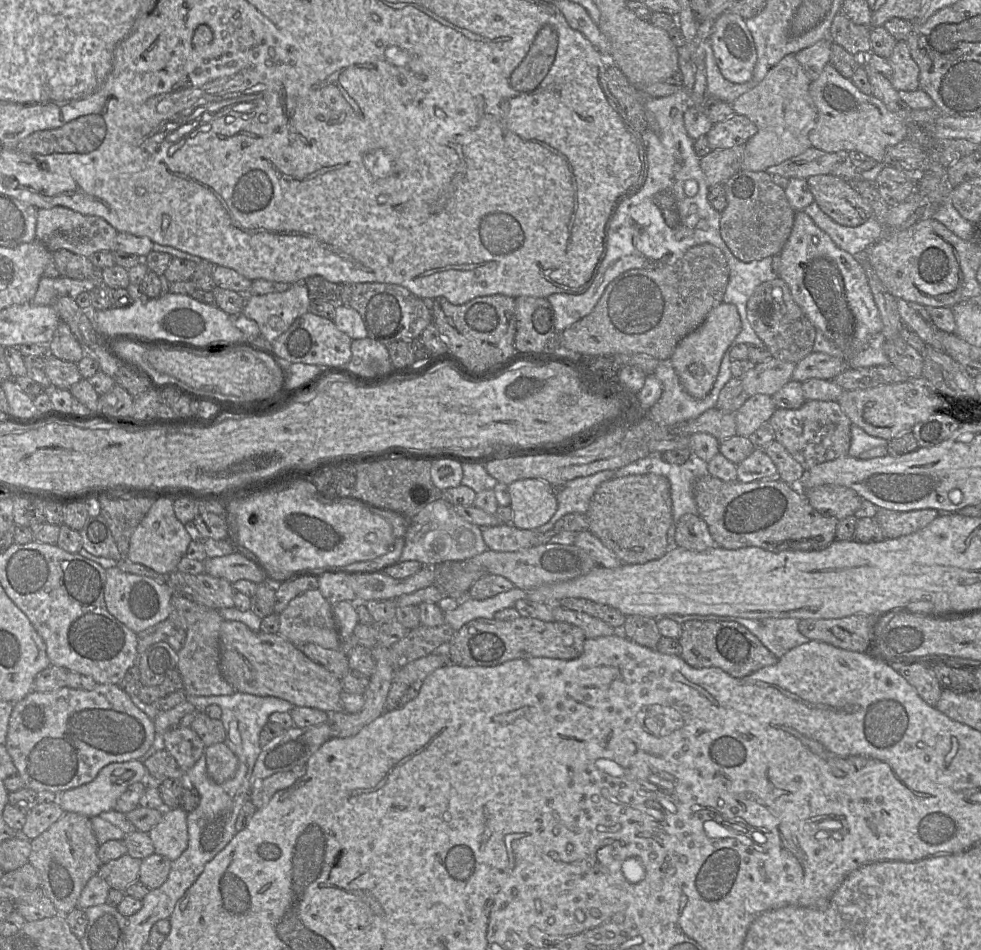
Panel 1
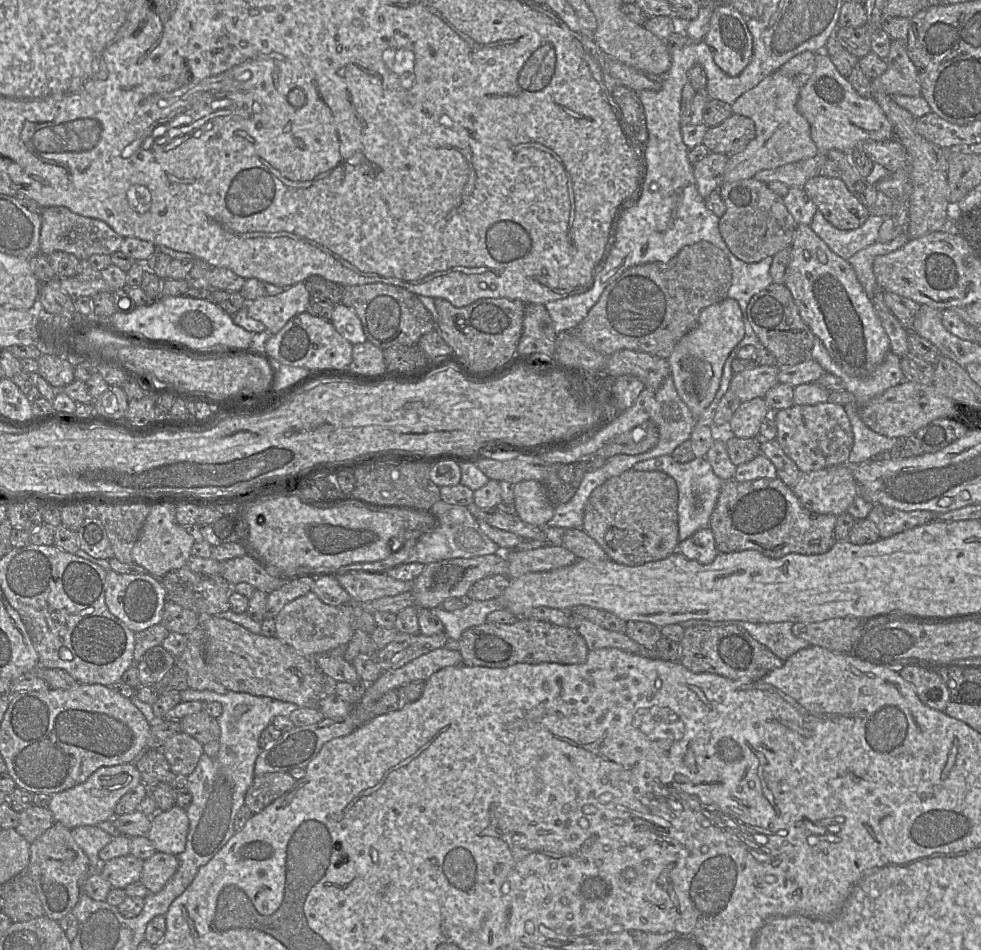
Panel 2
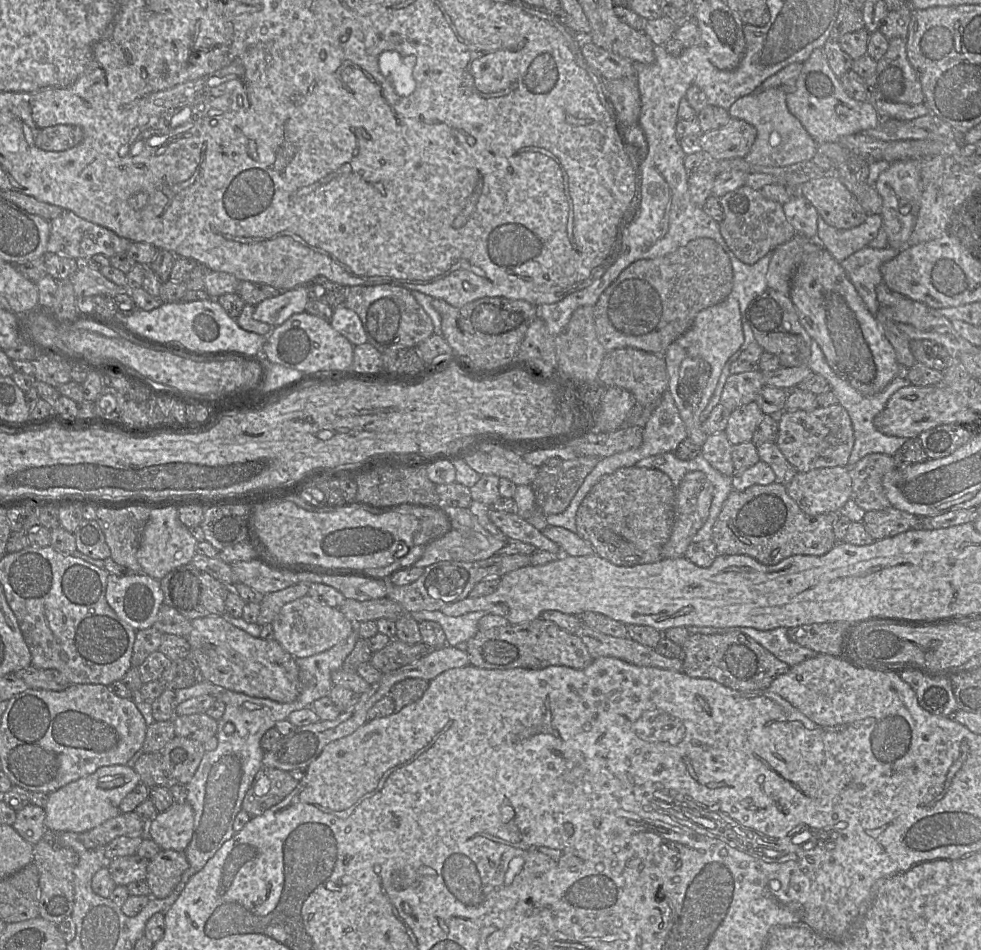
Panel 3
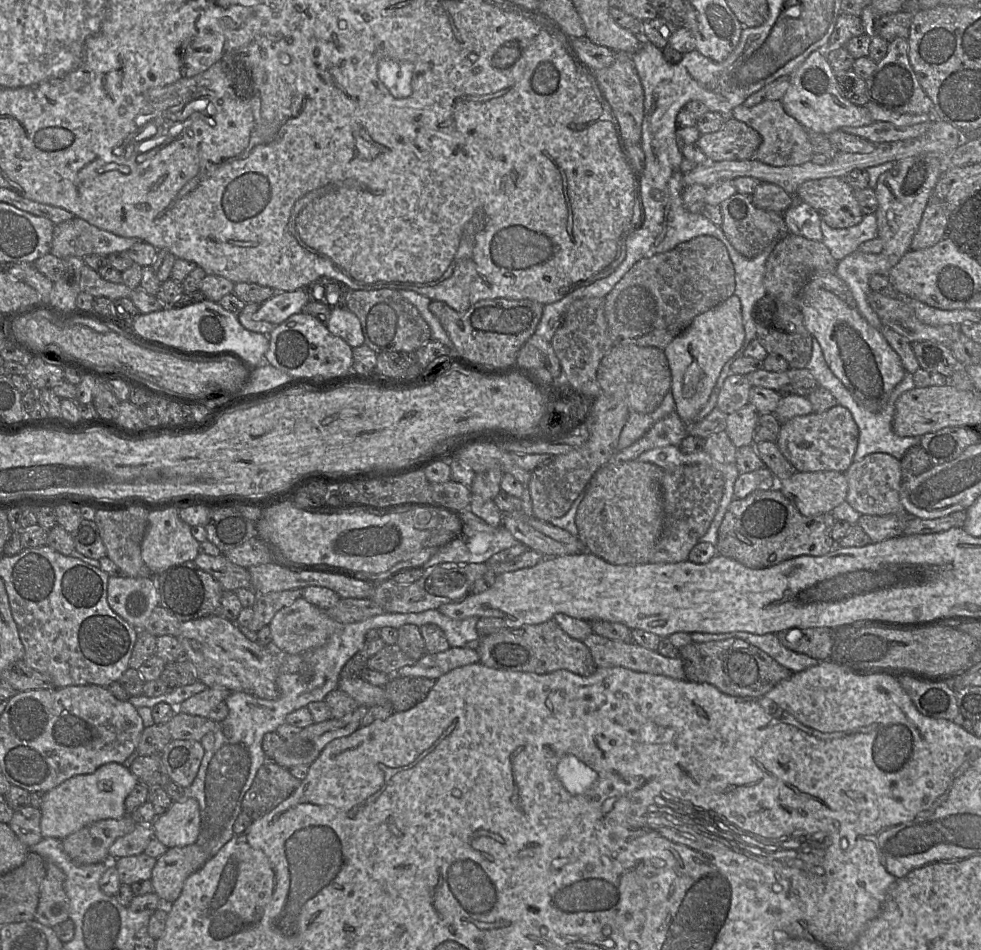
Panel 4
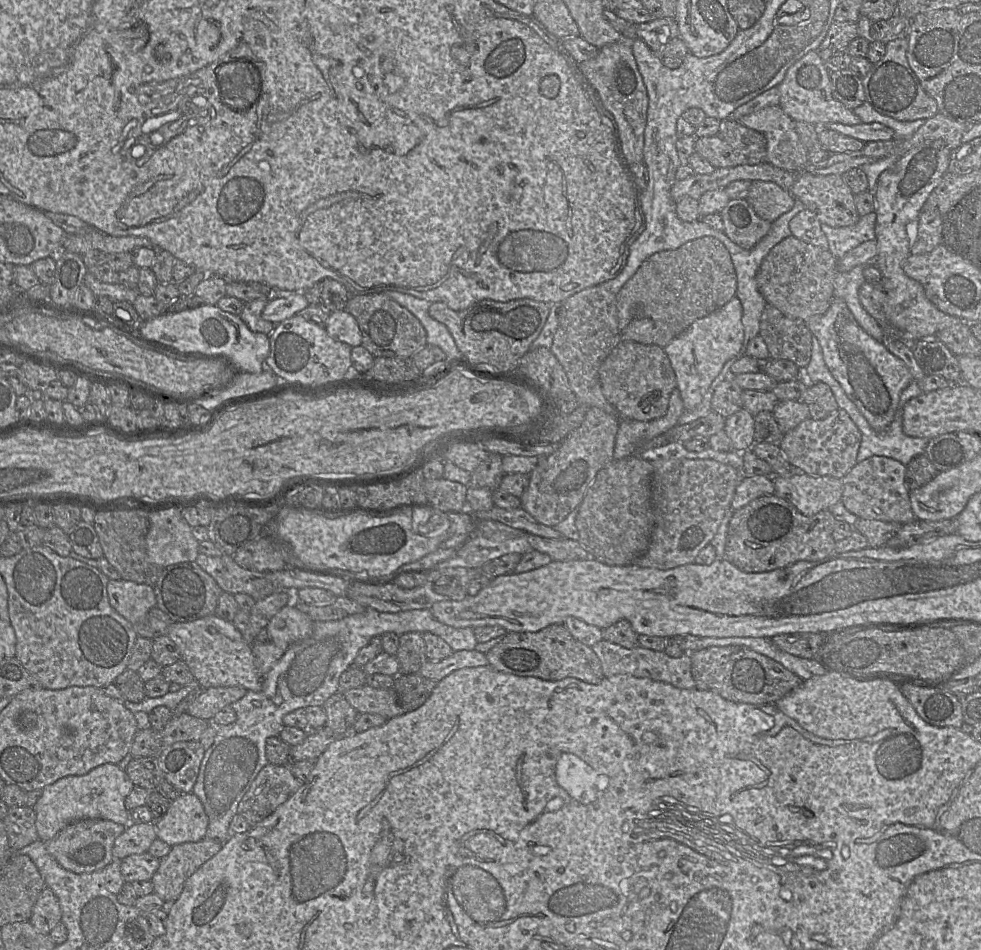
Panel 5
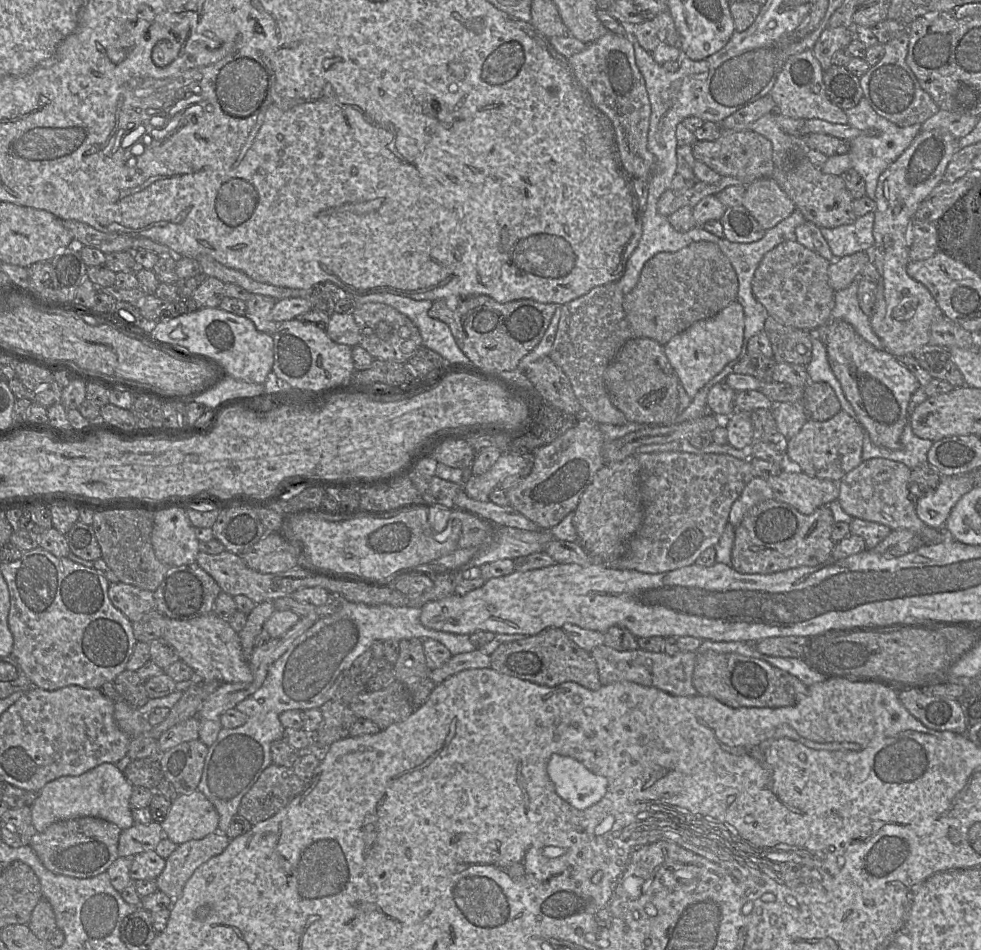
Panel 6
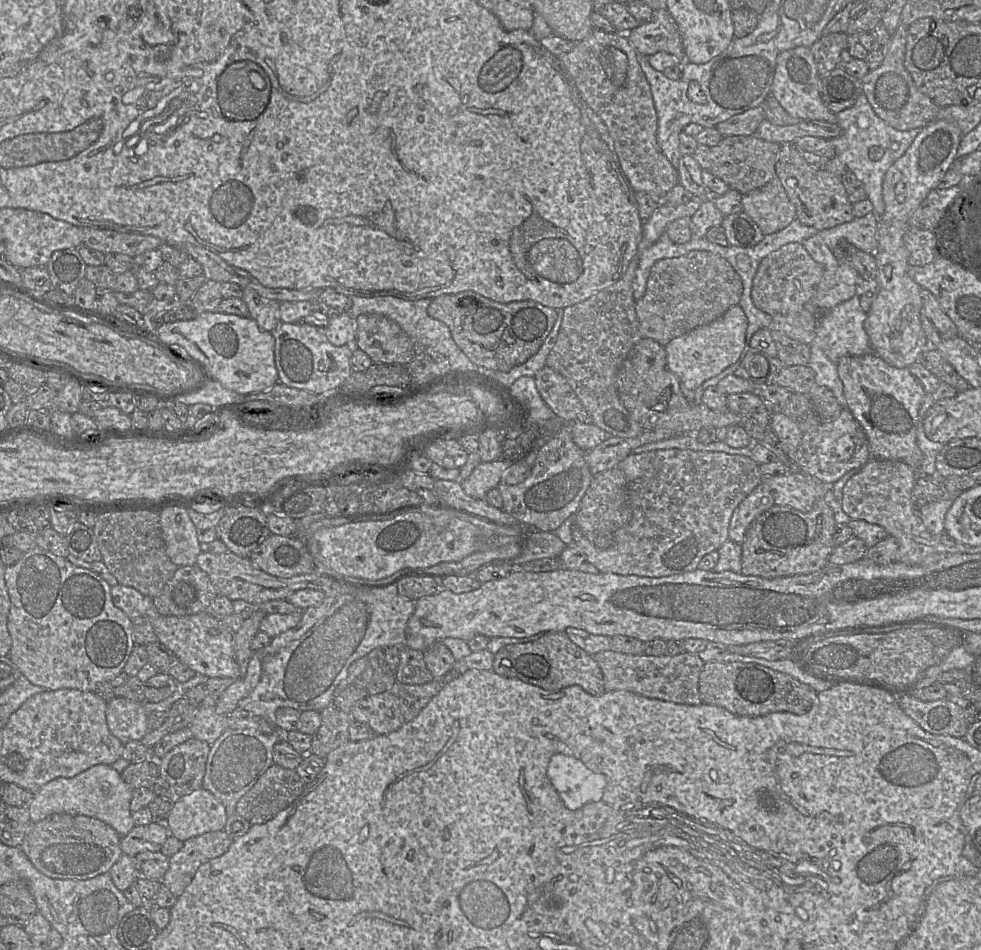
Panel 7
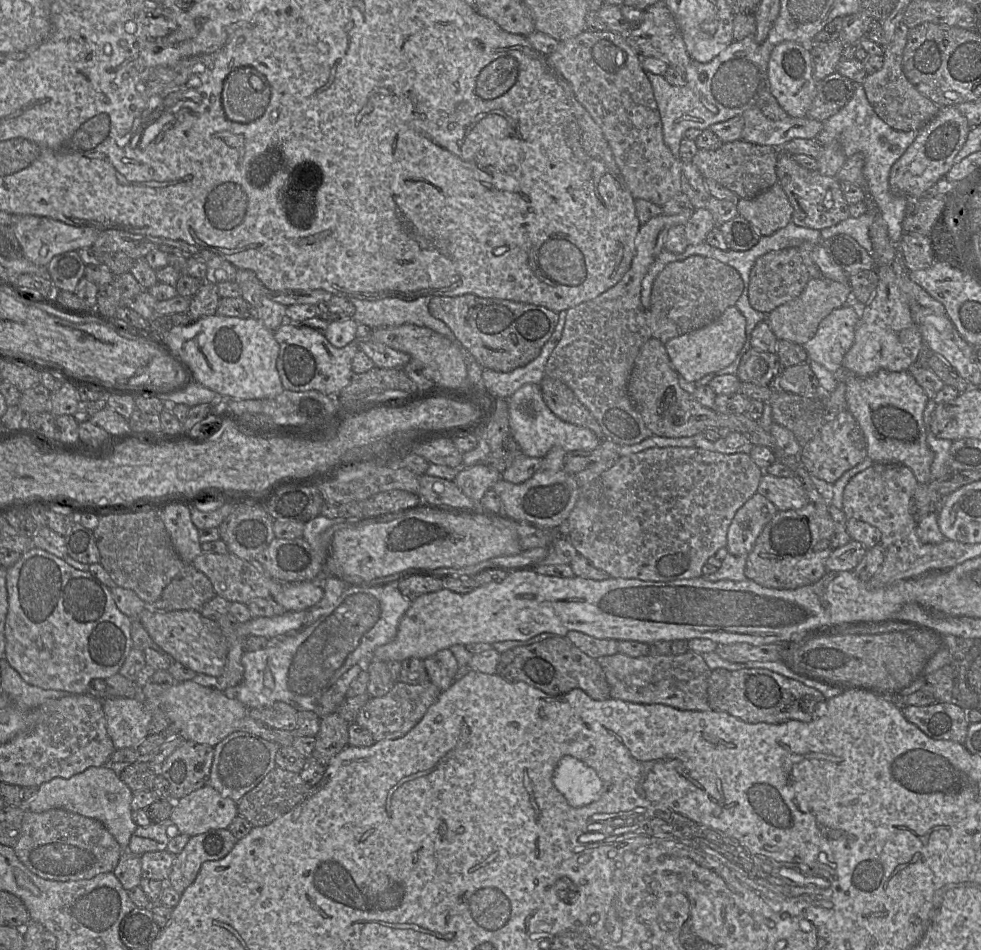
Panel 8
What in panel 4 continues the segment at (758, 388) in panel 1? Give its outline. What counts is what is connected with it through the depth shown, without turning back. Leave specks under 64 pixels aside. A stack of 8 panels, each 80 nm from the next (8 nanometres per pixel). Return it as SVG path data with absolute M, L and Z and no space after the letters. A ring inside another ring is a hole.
M730 374L720 389L716 407L730 414L749 403L751 384L746 375Z

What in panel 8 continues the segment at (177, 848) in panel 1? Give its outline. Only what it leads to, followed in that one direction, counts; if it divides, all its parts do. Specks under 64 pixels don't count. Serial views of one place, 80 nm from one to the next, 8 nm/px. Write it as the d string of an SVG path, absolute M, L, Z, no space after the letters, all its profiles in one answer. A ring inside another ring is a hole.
M206 784L174 801L169 819L178 834L196 836L210 830L227 829L237 815L237 803Z

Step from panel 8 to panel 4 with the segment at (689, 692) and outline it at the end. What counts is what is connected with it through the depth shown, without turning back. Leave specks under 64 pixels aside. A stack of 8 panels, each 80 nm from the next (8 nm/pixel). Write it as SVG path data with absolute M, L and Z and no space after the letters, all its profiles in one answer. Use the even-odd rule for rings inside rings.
M592 633L583 643L589 648L597 667L624 667L637 672L687 680L680 657L668 658L635 642L611 640Z

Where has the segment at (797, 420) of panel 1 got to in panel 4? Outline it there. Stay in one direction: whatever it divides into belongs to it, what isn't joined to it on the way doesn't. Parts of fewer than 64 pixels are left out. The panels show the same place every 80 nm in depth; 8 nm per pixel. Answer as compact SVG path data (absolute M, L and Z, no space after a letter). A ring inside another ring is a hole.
M837 404L822 413L795 416L780 425L776 444L799 472L838 471L844 473L854 462L859 429L850 411Z

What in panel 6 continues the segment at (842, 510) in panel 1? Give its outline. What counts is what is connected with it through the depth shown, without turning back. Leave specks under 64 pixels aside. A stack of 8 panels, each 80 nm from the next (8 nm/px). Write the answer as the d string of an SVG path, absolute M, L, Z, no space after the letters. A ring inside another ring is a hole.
M799 469L783 470L766 479L774 499L787 503L804 515L838 499L839 481L811 477Z

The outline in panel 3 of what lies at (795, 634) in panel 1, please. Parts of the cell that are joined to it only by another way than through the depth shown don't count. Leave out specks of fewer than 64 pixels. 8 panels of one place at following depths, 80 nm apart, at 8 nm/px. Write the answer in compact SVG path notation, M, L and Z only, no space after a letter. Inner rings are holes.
M690 626L685 628L688 629L689 634L743 633L790 667L817 655L813 650L791 641L787 635L788 628L785 627L778 627L772 630L758 630L751 627L716 628L710 626Z

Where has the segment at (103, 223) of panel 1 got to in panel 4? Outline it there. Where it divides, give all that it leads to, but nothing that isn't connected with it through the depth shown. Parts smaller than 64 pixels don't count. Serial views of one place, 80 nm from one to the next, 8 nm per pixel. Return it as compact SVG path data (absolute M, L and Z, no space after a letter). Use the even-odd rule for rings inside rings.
M79 217L55 224L50 253L65 258L90 254L109 255L128 251L138 238L121 237L100 229Z

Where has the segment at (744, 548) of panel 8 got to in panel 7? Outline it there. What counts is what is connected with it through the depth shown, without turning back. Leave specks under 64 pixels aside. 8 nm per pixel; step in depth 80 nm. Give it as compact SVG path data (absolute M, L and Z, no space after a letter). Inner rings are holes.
M760 483L734 509L729 523L728 538L741 545L752 521L774 504L768 487Z

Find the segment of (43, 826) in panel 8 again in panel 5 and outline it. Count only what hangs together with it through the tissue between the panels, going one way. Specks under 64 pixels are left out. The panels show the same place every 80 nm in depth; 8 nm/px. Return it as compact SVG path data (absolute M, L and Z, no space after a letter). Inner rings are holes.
M84 819L68 824L45 844L48 852L63 868L74 873L91 873L105 868L114 859L114 841L125 829L126 826L111 820Z

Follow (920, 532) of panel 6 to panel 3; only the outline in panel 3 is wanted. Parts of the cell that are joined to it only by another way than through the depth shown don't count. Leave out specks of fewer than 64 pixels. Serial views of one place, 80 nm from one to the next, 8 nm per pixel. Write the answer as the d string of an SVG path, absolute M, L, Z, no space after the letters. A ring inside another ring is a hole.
M872 453L866 455L855 465L849 466L852 479L853 499L865 511L882 510L891 507L882 480L885 474L894 470L894 458L887 454Z

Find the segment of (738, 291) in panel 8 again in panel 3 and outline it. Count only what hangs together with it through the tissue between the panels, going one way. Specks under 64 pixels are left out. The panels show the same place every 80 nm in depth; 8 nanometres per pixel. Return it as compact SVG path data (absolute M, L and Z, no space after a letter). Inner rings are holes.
M696 238L671 254L635 261L594 305L597 338L607 352L631 347L664 355L668 346L690 328L697 313L725 300L732 287L730 258L711 238Z

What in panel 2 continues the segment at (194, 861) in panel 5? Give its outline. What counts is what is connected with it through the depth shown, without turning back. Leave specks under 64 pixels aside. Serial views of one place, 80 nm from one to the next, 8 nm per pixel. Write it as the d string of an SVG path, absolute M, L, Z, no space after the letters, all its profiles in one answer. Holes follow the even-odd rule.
M156 852L144 860L140 882L151 894L161 891L177 871L179 862L177 856Z

